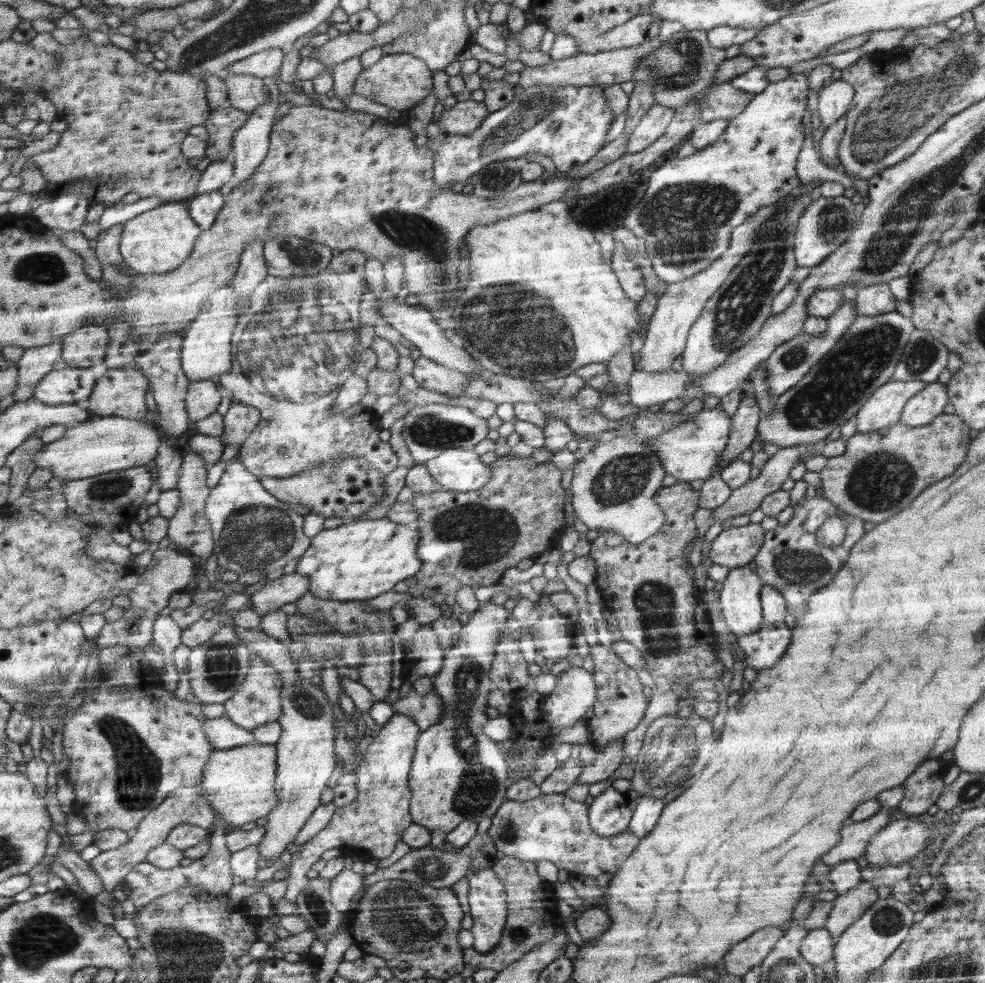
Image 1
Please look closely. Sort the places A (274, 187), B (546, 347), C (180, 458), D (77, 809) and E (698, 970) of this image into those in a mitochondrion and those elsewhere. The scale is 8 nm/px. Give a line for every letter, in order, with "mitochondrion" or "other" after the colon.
A: mitochondrion
B: mitochondrion
C: other
D: other
E: other

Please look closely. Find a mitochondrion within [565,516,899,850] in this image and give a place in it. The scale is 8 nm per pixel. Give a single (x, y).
(673, 744)

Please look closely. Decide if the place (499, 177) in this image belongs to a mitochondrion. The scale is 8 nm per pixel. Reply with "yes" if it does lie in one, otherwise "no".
yes

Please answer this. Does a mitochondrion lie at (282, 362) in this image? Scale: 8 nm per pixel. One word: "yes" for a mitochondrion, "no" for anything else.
yes

